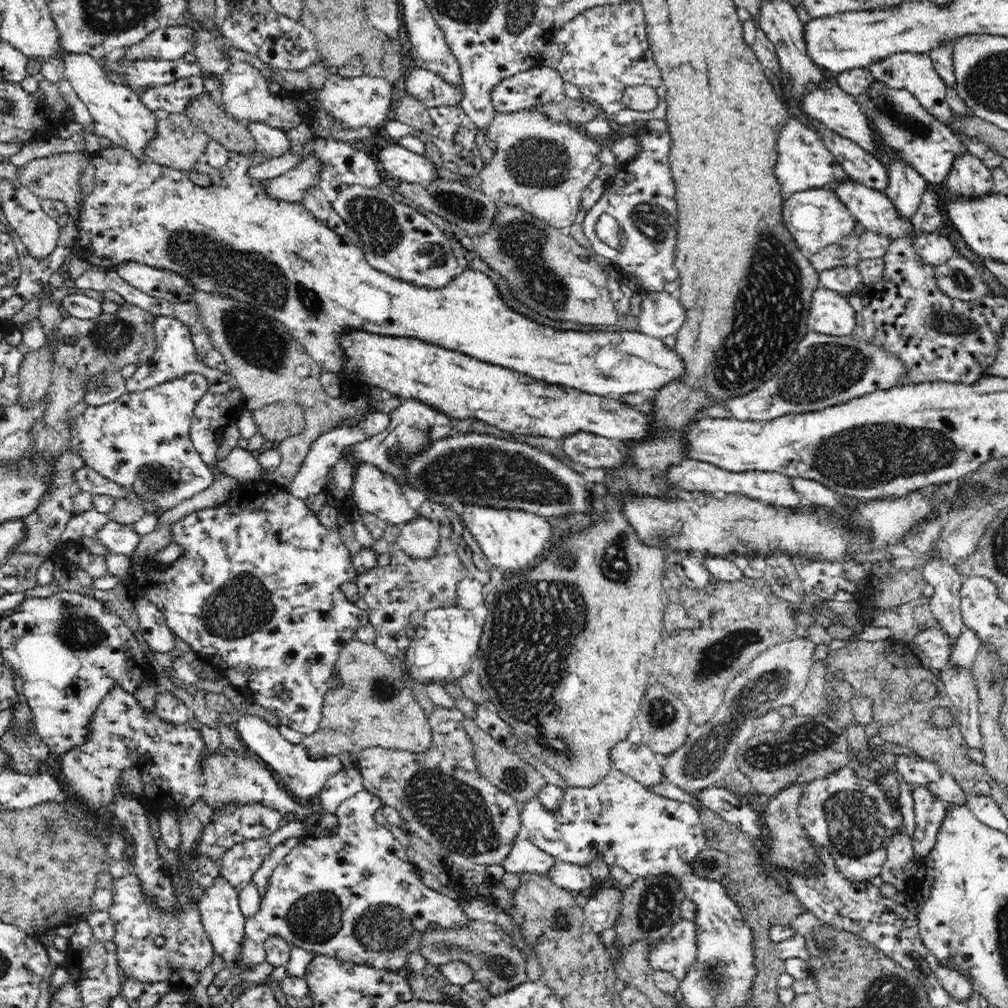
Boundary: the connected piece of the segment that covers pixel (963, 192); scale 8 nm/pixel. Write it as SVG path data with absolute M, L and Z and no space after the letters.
M972 155L957 158L943 190L954 202L982 202L993 192L993 174Z

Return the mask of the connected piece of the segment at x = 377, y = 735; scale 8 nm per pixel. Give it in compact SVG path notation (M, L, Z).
M355 638L341 650L334 667L338 685L326 694L319 728L303 738L303 744L310 751L310 755L338 756L342 752L359 754L367 747L374 746L412 754L424 754L434 746L429 716L418 705L411 688L408 688L406 682L400 678L401 671L397 667L397 662L390 663L389 659L390 657L378 649L374 643L364 644Z

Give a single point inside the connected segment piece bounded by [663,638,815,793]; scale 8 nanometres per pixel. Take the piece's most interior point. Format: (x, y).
(778, 675)

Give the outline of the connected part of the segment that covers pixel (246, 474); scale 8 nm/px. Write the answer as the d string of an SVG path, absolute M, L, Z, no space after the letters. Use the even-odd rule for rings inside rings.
M241 447L231 450L226 458L216 460L214 466L216 466L215 472L218 475L226 475L237 482L258 480L260 465L258 465L257 458L250 451Z

